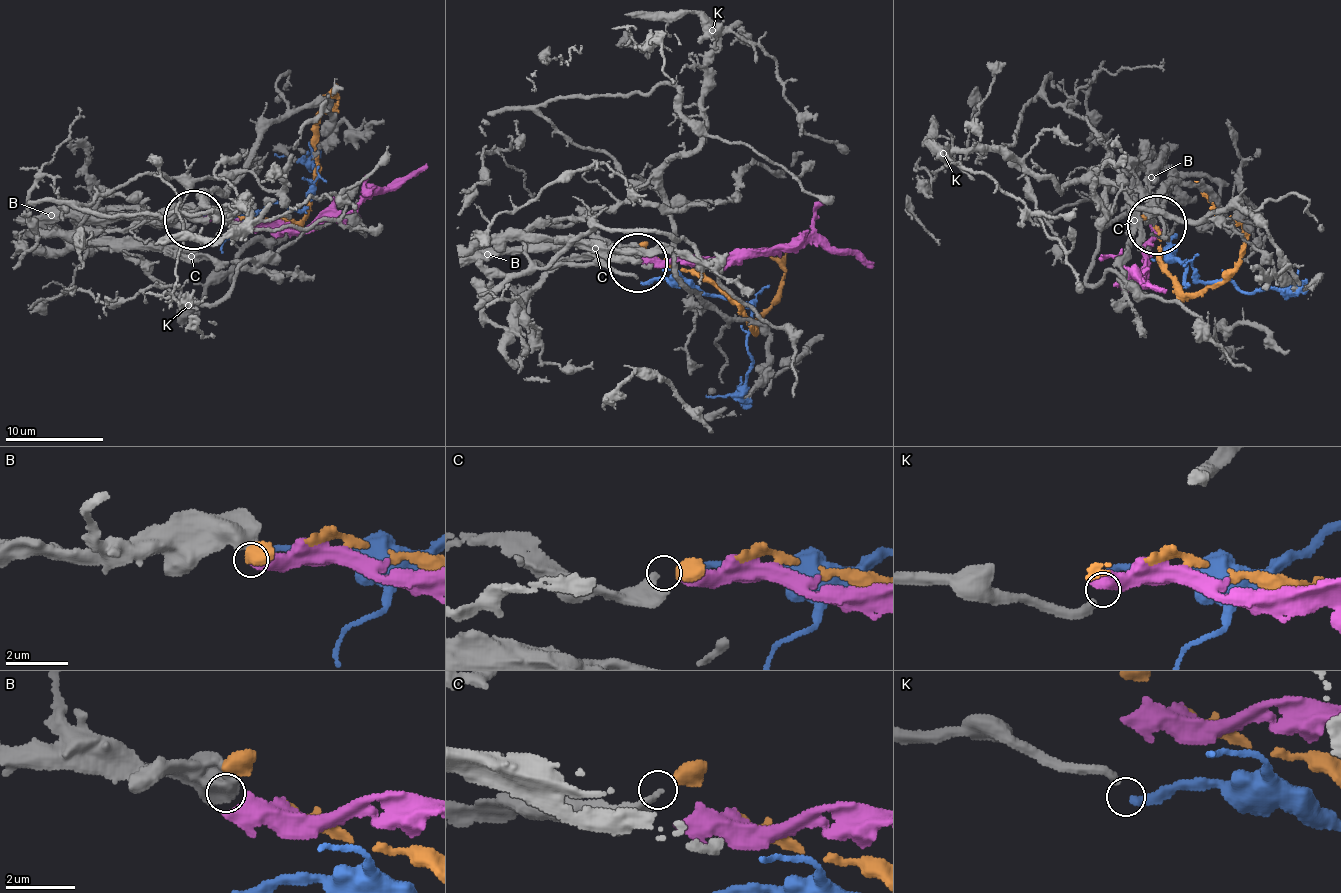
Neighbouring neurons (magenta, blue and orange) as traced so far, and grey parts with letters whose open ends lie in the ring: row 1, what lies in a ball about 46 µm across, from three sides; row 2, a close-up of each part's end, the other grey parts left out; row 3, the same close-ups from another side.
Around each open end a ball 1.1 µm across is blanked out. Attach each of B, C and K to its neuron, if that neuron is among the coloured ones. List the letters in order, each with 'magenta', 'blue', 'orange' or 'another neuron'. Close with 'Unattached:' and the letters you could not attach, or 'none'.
B: magenta
C: orange
K: blue
Unattached: none

